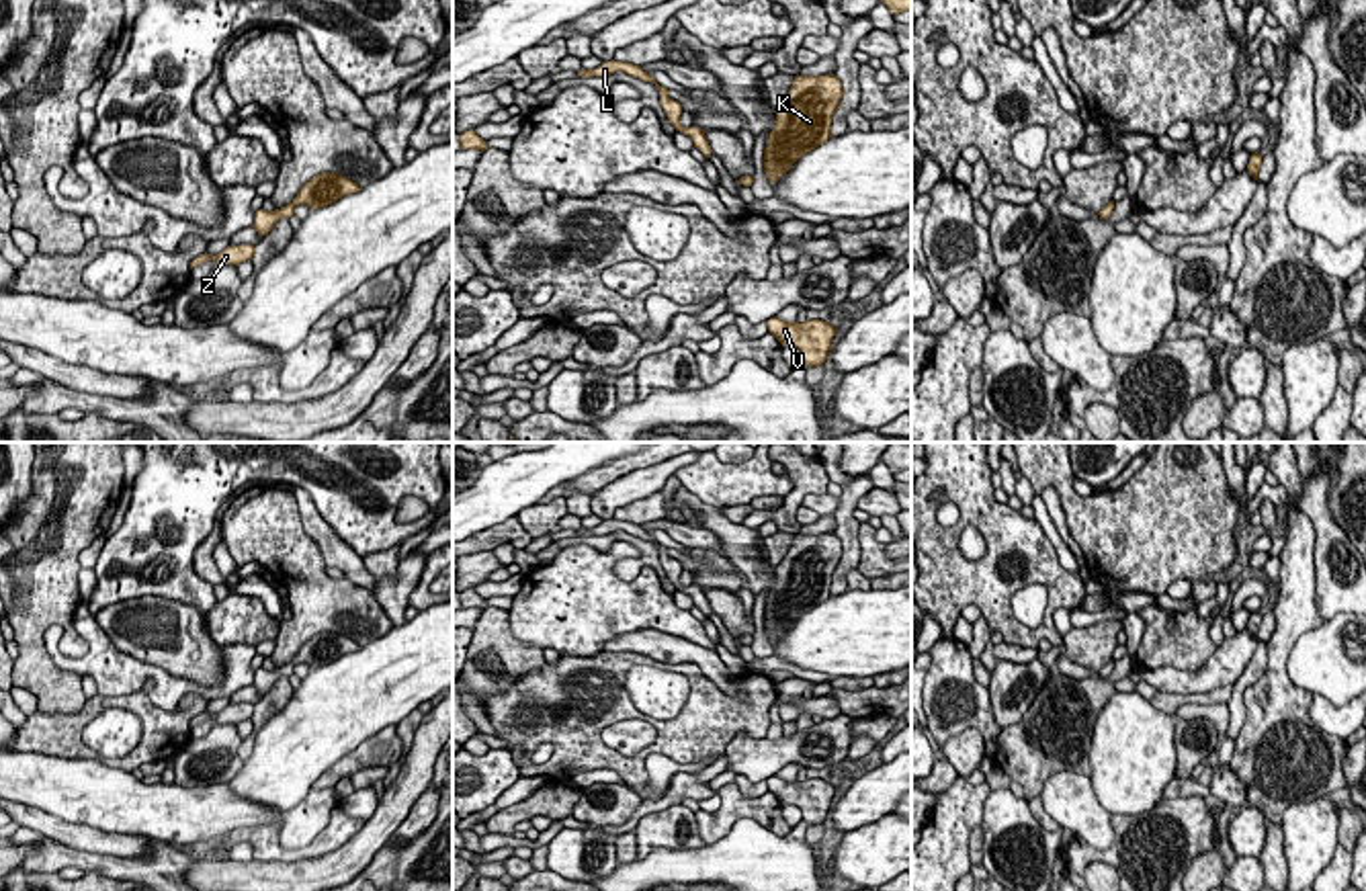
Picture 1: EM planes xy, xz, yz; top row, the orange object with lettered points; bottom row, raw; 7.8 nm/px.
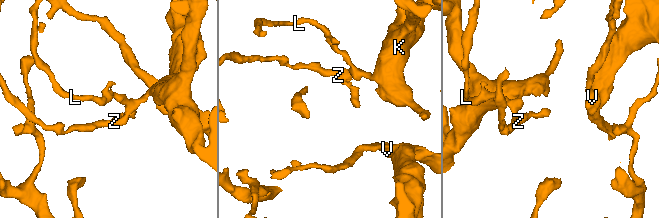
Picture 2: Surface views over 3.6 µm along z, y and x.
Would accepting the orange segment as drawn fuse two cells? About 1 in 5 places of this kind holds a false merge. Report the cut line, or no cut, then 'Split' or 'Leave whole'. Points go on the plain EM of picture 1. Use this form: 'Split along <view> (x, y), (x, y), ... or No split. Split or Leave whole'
No split. Leave whole

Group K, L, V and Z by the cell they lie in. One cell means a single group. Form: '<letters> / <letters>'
K L V Z

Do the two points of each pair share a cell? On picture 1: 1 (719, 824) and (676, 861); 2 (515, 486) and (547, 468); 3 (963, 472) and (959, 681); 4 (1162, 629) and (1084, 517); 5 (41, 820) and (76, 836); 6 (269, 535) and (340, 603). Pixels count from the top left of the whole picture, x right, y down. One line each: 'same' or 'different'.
1: different
2: same
3: different
4: different
5: same
6: same

